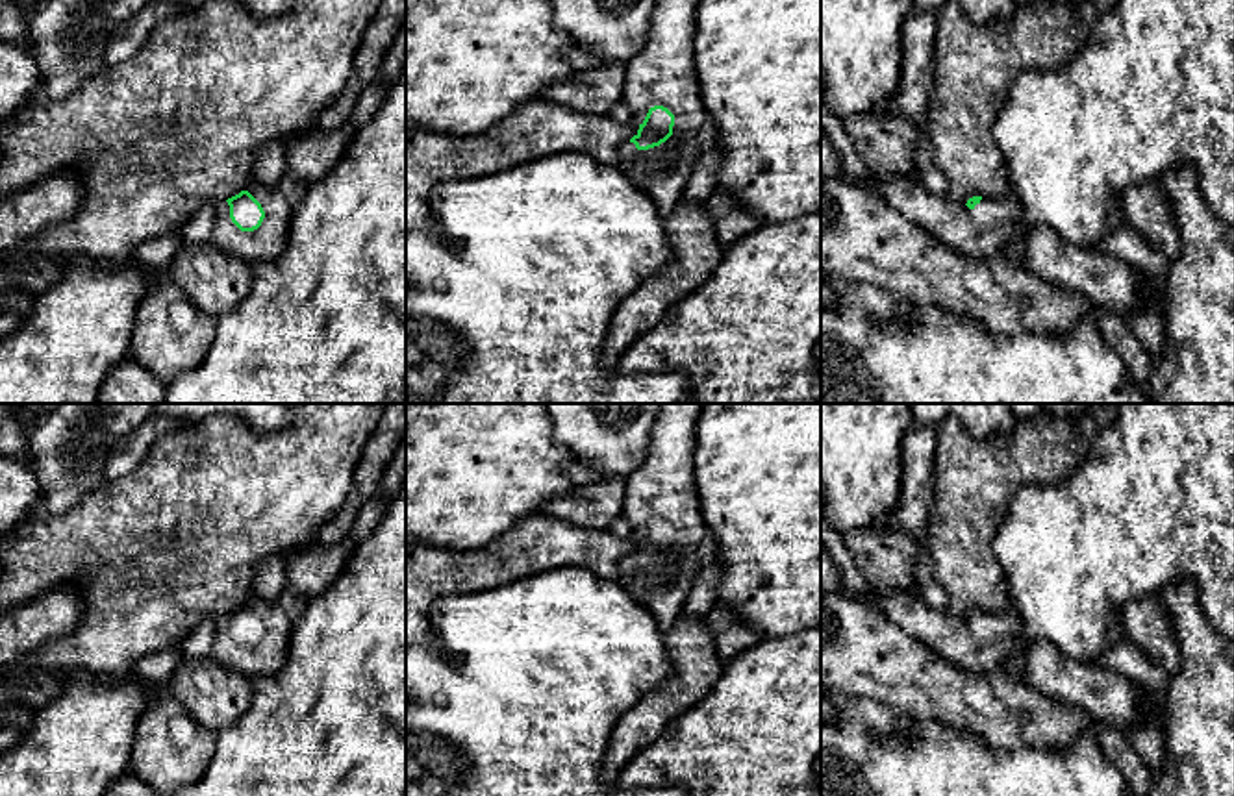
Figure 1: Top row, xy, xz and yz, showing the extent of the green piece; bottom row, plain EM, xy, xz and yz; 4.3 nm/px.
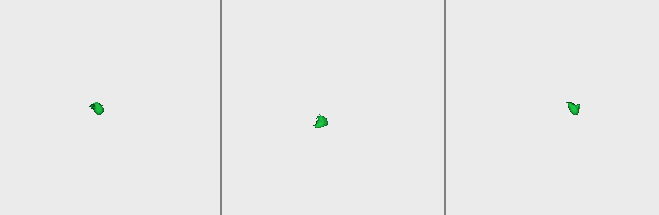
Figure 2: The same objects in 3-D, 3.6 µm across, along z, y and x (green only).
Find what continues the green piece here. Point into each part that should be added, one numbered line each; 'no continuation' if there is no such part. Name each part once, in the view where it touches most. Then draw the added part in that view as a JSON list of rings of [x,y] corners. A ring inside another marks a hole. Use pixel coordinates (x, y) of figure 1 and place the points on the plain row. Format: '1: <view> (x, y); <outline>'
1: xz (664, 487); [[[660,404],[648,450],[643,463],[624,481],[623,516],[632,526],[632,537],[643,539],[654,520],[663,520],[674,529],[673,550],[660,561],[637,565],[634,557],[621,563],[623,585],[643,605],[656,591],[667,589],[678,576],[678,559],[684,550],[697,550],[706,533],[697,483],[695,483],[695,428],[704,404]]]

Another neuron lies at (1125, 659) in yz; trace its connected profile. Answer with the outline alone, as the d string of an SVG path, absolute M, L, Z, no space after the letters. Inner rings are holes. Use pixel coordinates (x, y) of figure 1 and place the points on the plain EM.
M1128 641L1115 644L1102 653L1097 661L1102 668L1114 670L1130 681L1141 685L1151 692L1152 700L1160 705L1165 698L1169 674L1152 665L1141 650Z

